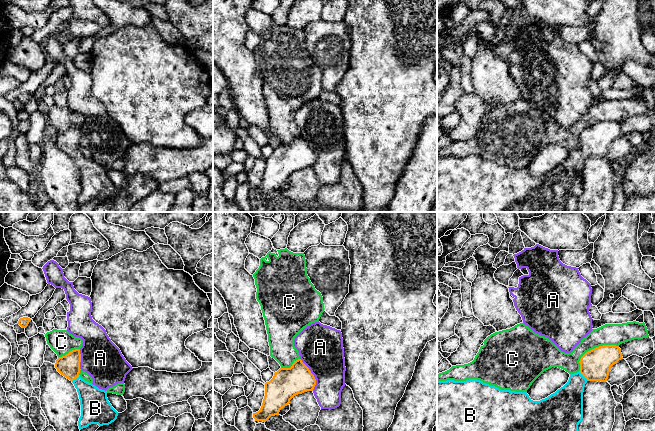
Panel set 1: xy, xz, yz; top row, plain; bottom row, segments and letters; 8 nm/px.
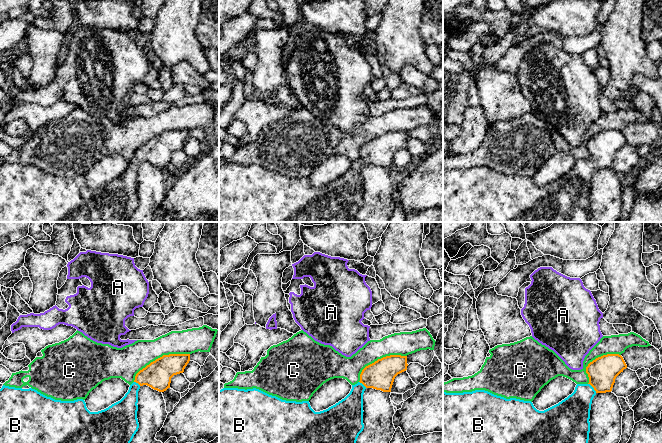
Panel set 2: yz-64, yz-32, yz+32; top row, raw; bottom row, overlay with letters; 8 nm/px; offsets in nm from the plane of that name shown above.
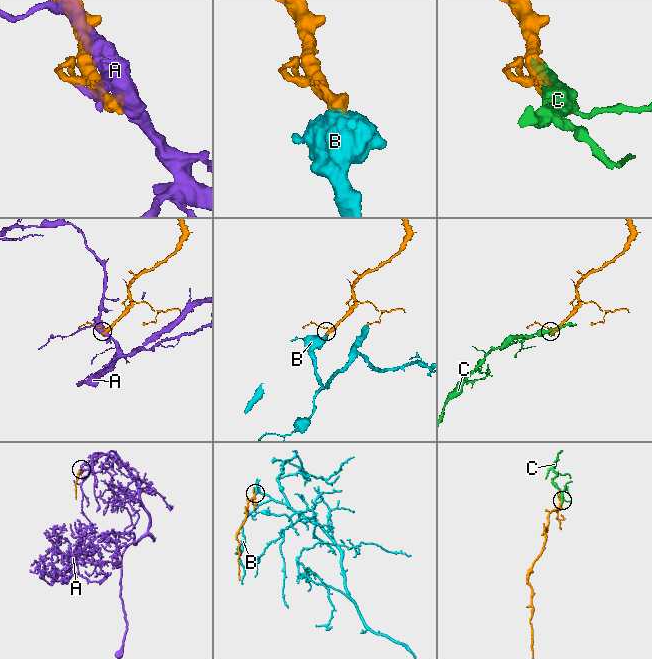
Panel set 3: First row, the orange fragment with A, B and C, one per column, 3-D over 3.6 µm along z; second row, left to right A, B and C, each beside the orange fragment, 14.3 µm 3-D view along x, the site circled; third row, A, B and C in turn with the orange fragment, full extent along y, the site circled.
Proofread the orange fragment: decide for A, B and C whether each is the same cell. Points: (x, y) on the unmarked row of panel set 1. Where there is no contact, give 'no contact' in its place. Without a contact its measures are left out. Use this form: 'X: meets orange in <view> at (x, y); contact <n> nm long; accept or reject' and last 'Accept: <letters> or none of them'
A: meets orange in xz at (312, 150); contact 280 nm long; reject
B: meets orange in yz at (584, 152); contact 110 nm long; accept
C: meets orange in yz at (592, 125); contact 380 nm long; reject
Accept: B

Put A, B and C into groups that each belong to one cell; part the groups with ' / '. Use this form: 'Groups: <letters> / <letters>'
Groups: A / B / C

